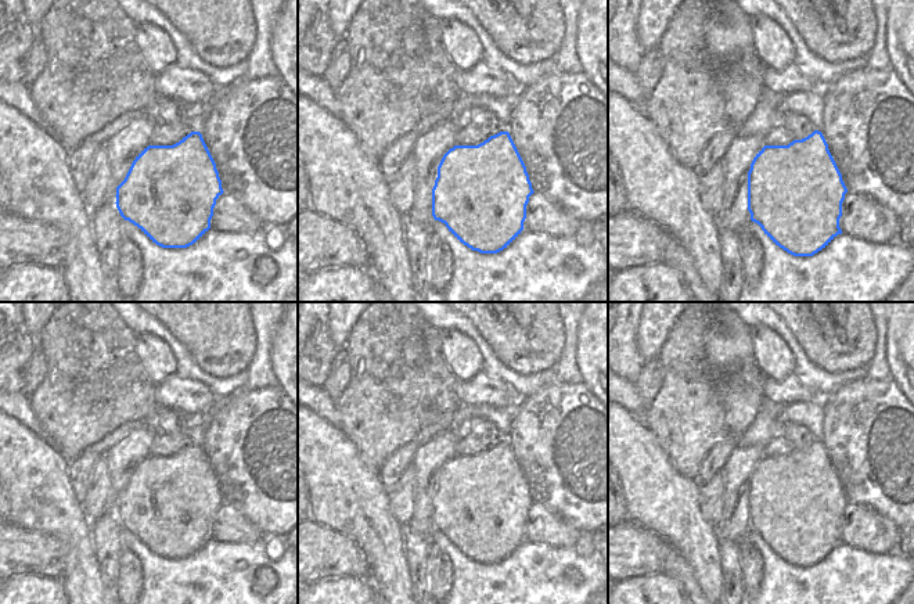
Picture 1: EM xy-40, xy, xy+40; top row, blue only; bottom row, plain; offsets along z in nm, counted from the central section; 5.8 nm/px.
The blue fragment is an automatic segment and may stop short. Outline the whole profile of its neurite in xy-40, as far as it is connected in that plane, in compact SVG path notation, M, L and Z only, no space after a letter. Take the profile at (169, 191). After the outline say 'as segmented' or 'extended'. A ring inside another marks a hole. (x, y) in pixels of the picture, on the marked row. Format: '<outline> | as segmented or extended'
M191 132L173 145L148 145L133 161L125 180L116 187L116 208L125 220L137 226L162 248L187 248L209 229L216 199L223 194L216 163L199 132Z | as segmented

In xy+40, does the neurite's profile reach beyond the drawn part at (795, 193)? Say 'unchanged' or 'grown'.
unchanged

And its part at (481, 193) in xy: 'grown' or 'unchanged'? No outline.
unchanged

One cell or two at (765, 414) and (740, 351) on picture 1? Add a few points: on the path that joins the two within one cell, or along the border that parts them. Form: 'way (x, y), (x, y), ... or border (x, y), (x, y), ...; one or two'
border (763, 402), (744, 432); two

